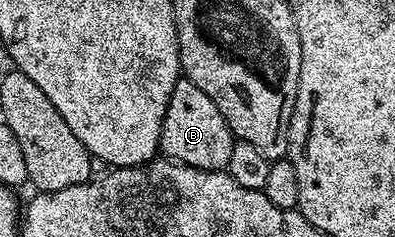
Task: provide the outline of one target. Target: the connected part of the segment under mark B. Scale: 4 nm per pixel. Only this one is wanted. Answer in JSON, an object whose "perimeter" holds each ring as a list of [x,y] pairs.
{"perimeter":[[[178,78],[163,116],[160,153],[164,157],[181,162],[184,166],[194,166],[204,170],[225,170],[227,160],[231,160],[234,137],[229,131],[227,120],[215,108],[211,96],[200,88],[195,88],[188,78]]]}

